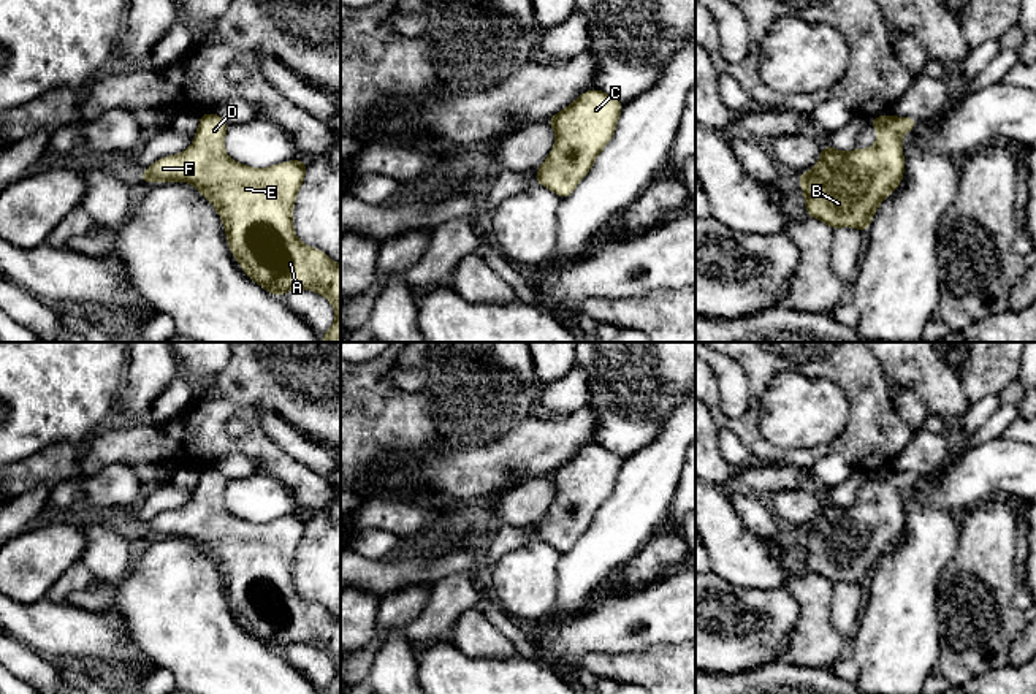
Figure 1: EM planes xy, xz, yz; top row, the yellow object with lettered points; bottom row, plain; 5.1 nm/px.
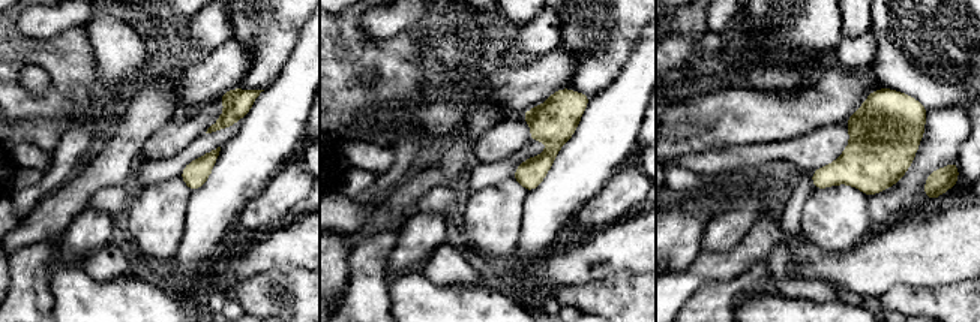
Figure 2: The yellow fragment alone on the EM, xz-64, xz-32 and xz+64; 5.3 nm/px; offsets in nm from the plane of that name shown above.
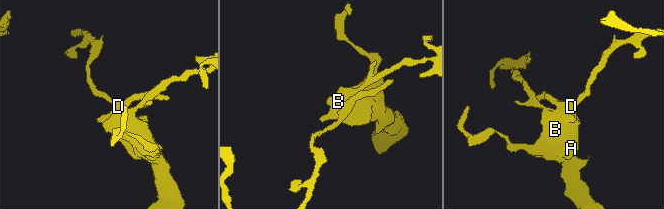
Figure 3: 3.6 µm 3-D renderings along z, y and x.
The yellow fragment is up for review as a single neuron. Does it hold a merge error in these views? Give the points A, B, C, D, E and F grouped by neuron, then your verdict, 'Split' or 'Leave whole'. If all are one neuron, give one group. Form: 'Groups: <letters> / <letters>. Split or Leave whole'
Groups: A B C D E F. Leave whole

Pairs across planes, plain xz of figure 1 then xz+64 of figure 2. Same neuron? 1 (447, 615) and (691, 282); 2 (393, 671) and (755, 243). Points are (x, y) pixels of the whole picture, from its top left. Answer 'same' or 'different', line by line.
1: same
2: different

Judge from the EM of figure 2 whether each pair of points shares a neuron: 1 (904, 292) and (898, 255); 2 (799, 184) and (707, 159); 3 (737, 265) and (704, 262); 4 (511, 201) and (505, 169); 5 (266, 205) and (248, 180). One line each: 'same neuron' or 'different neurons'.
1: different neurons
2: different neurons
3: same neuron
4: different neurons
5: different neurons

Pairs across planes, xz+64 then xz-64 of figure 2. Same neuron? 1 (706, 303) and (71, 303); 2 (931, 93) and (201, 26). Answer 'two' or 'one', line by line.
1: two
2: two

